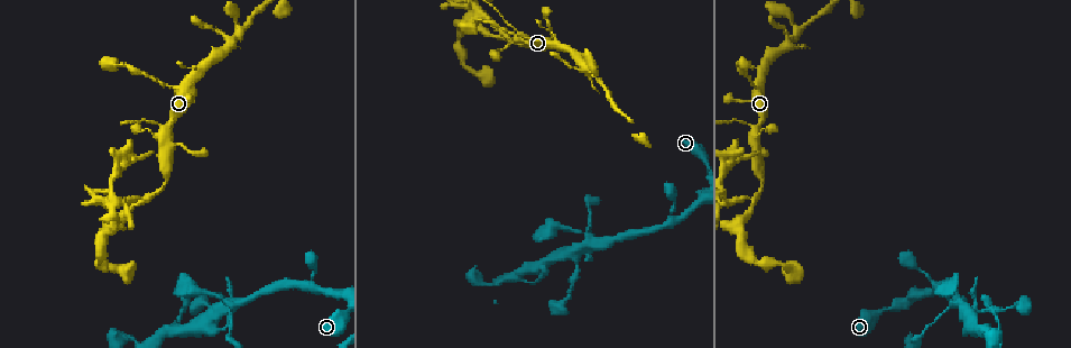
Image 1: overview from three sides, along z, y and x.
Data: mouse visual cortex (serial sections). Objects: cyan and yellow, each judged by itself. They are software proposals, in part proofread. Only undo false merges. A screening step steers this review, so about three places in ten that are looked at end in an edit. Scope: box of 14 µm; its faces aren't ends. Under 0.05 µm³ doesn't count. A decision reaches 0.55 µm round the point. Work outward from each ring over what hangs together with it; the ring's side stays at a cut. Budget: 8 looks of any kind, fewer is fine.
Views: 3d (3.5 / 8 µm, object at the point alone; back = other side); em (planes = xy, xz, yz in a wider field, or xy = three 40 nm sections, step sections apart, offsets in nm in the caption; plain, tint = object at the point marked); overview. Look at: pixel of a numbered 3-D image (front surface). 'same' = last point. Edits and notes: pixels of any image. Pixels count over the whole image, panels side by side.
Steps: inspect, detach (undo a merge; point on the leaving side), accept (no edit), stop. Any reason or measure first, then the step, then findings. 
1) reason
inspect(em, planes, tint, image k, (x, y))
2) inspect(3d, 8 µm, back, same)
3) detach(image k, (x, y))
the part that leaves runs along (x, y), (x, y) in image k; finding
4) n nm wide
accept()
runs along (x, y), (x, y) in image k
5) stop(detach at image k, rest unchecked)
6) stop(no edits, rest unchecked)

small branch off a trunk
inspect(3d, 3.5 µm, image 1, (757, 135))

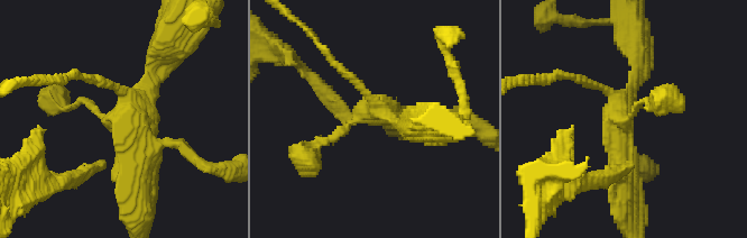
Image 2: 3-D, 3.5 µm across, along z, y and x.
now the EM
inspect(em, xy, step 2, tint, image 2, (619, 122))

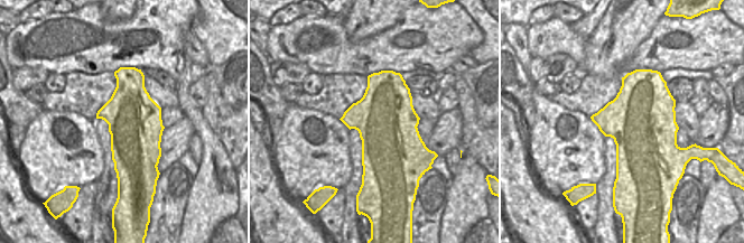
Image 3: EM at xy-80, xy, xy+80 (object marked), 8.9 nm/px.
accept()
runs along (159, 55), (129, 110), (136, 197) in image 2; one cell here

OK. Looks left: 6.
thin neck
inspect(3d, 8 µm, image 1, (1010, 305))

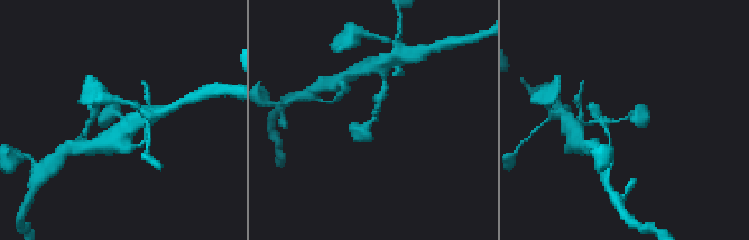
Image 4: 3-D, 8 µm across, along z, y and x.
arms of 250, 400 nm
inspect(em, xy, step 1, tint, image 4, (122, 116))

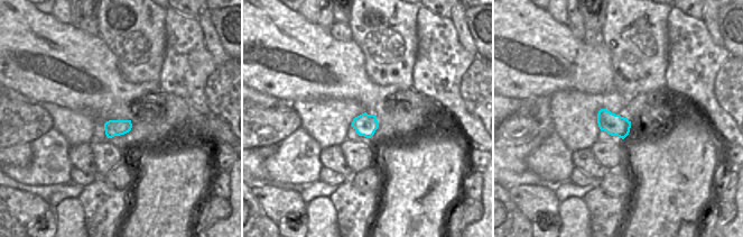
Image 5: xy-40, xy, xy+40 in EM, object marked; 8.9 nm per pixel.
accept()
runs along (385, 86), (375, 119), (353, 130) in image 4; all the same cell

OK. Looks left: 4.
branch point
inspect(em, xy, step 2, tint, image 1, (800, 33))

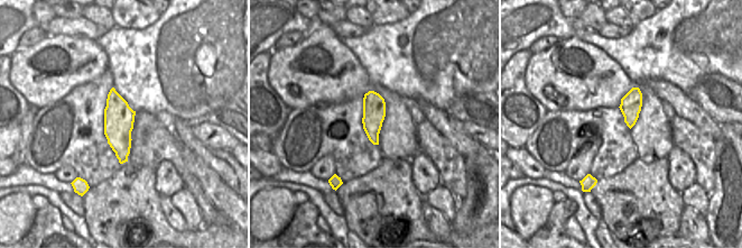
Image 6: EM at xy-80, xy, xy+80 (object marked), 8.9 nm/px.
see where the arms go
inspect(3d, 3.5 µm, same)

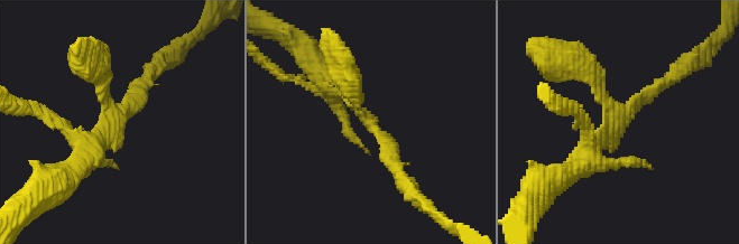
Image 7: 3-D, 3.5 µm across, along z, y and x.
arms of 200, 200, 350 nm
accept()
runs along (70, 171), (114, 123), (98, 62) in image 7; all the same cell

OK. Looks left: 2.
stop(no edits, rest unchecked)

